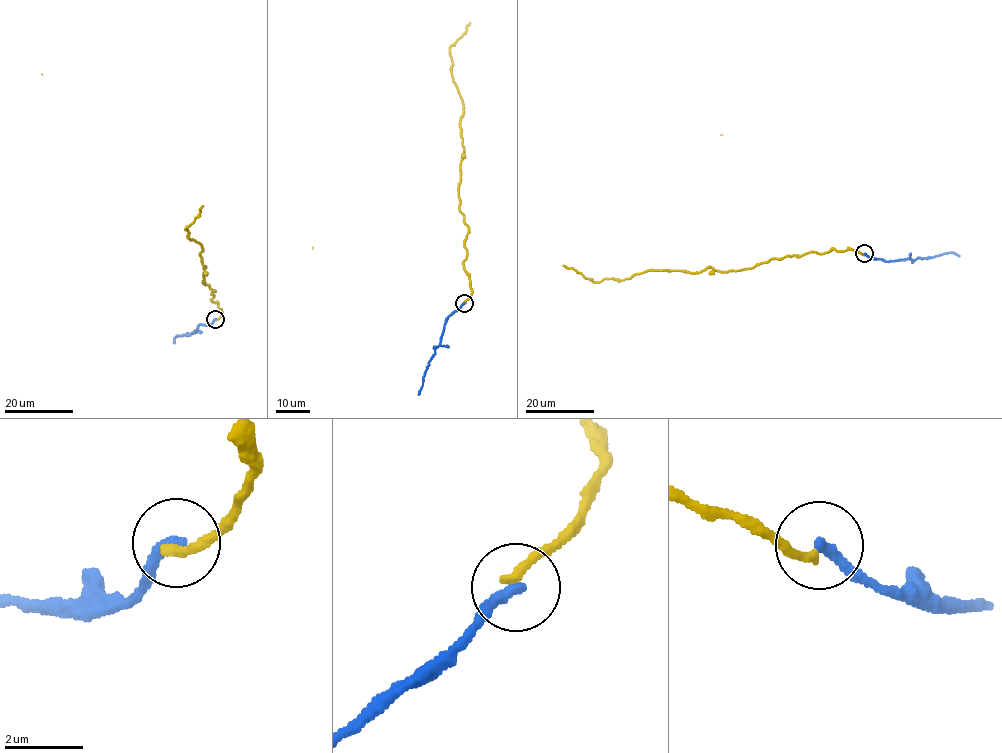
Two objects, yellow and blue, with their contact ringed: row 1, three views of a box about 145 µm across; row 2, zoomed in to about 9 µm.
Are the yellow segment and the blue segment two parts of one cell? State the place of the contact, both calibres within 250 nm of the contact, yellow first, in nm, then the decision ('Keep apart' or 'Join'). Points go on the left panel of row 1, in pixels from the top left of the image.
Place: (215, 319). Thickness 260 nm (yellow) against 320 nm. Join

